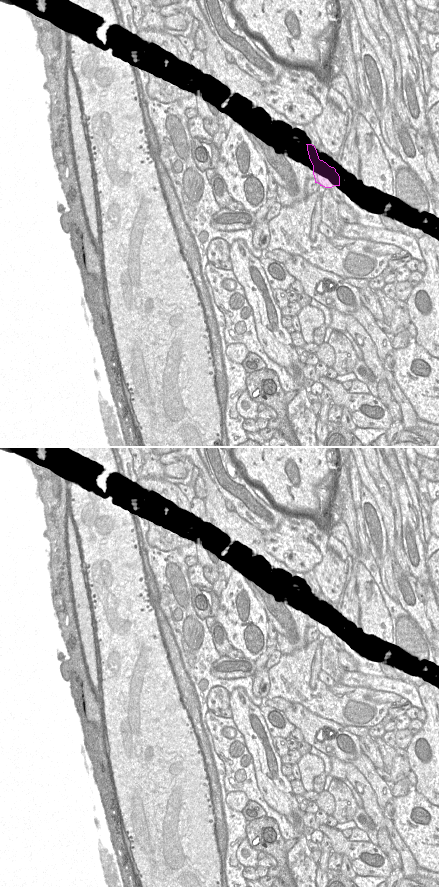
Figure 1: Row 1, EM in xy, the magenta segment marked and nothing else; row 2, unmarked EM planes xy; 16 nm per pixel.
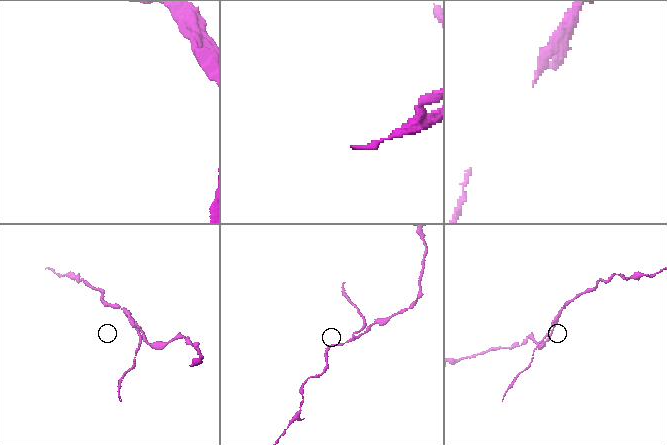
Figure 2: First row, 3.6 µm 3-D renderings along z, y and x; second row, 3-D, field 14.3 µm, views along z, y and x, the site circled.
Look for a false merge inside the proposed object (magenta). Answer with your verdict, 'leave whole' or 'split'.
split

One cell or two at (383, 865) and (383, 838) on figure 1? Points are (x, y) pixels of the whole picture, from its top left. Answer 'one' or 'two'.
two

